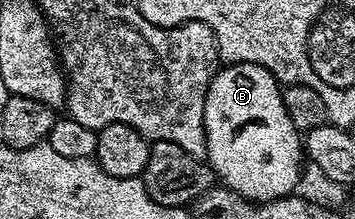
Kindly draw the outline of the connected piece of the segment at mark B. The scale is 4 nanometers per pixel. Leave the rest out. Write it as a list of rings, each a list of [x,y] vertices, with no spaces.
[[[232,62],[224,65],[215,71],[213,80],[207,89],[205,96],[205,136],[207,137],[207,156],[206,161],[215,172],[215,177],[227,189],[237,192],[242,198],[247,198],[253,203],[275,202],[279,198],[286,198],[296,193],[295,185],[299,182],[299,173],[303,170],[303,162],[305,166],[305,146],[301,141],[301,131],[294,126],[293,121],[286,112],[285,104],[282,103],[283,91],[281,84],[268,72],[265,68],[261,68],[257,64],[249,64],[248,62]]]

